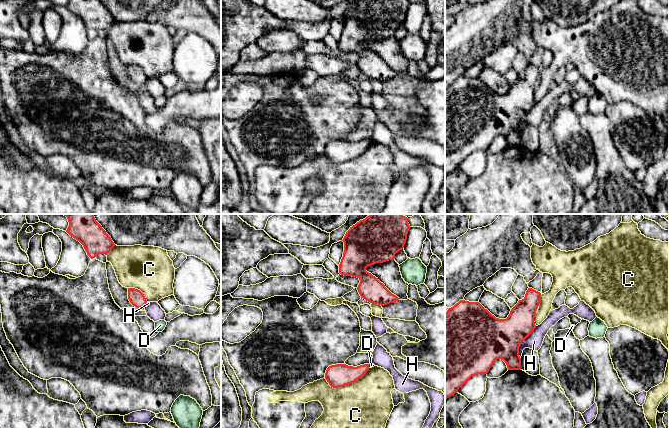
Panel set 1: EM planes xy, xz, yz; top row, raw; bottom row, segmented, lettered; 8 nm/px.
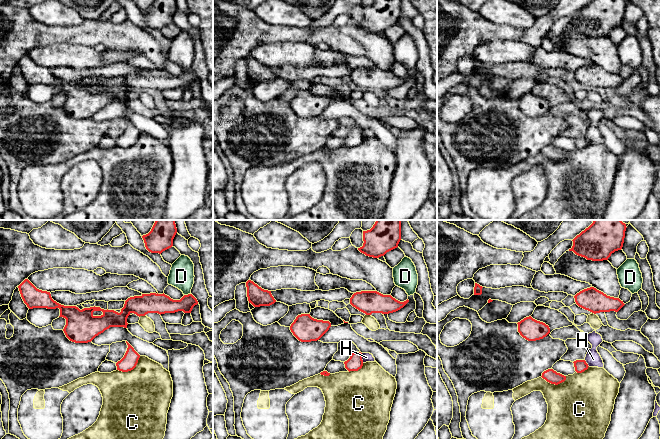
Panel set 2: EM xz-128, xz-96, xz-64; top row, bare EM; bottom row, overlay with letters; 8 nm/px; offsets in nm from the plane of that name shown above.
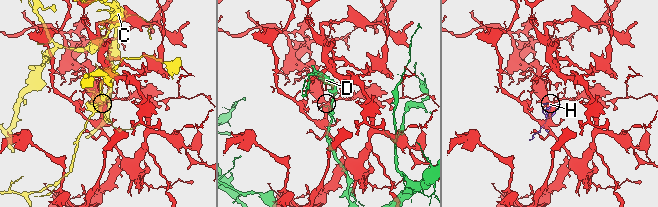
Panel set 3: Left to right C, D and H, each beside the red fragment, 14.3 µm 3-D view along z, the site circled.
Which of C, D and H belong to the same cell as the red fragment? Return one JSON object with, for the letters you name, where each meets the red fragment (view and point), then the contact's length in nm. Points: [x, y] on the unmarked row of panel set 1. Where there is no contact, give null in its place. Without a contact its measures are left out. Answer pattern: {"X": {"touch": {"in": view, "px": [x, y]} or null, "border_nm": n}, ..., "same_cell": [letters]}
{"same_cell": []}

